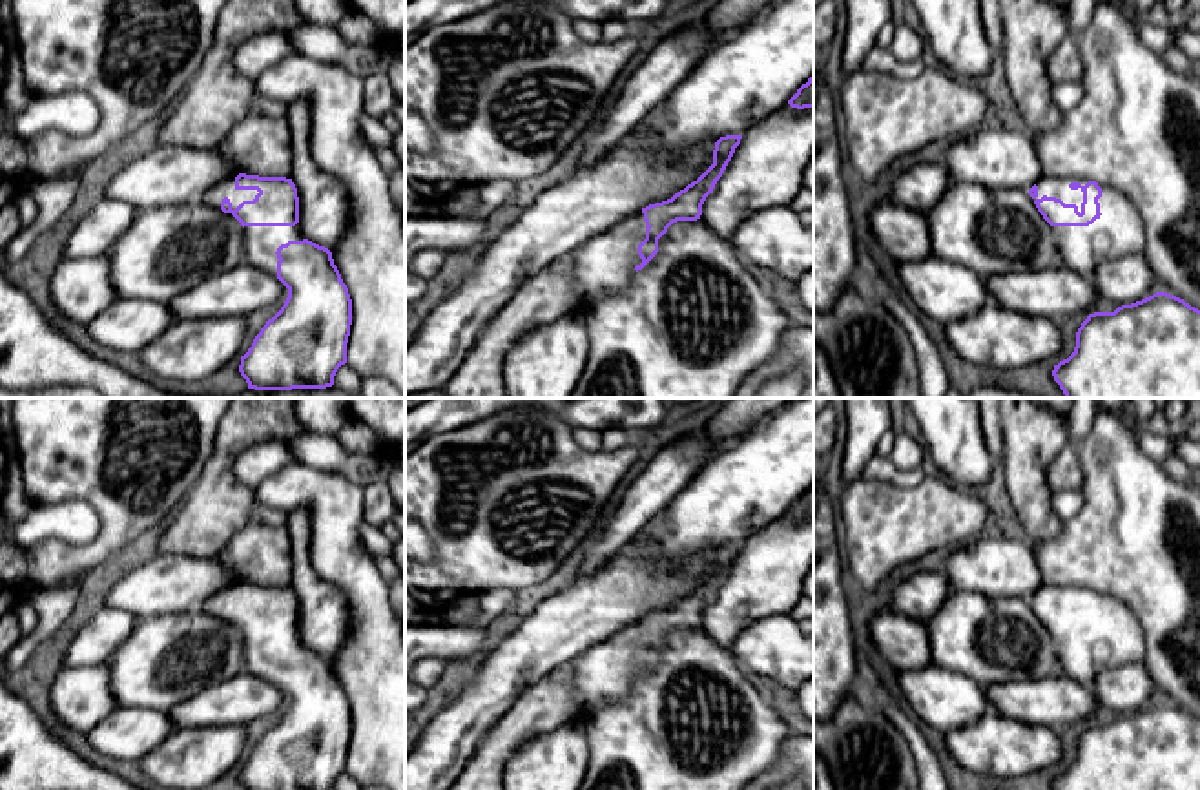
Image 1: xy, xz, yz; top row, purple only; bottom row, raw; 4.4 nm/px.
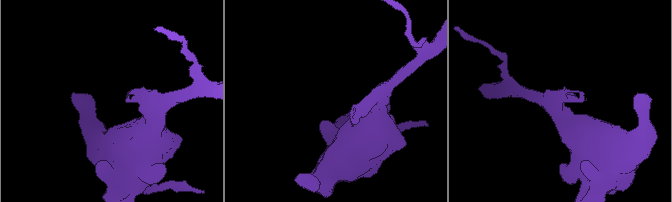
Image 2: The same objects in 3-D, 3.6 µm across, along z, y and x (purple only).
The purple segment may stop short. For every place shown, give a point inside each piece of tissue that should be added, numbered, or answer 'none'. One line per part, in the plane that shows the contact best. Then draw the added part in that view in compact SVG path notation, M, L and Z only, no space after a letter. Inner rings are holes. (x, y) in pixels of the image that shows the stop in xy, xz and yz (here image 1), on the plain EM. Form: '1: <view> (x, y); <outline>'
1: yz (1053, 595); M1041 586L1038 587L1038 606L1056 606L1061 608L1065 613L1076 613L1078 620L1081 622L1083 600L1081 597L1087 593L1087 587L1080 586ZM1032 608L1032 609L1036 609Z

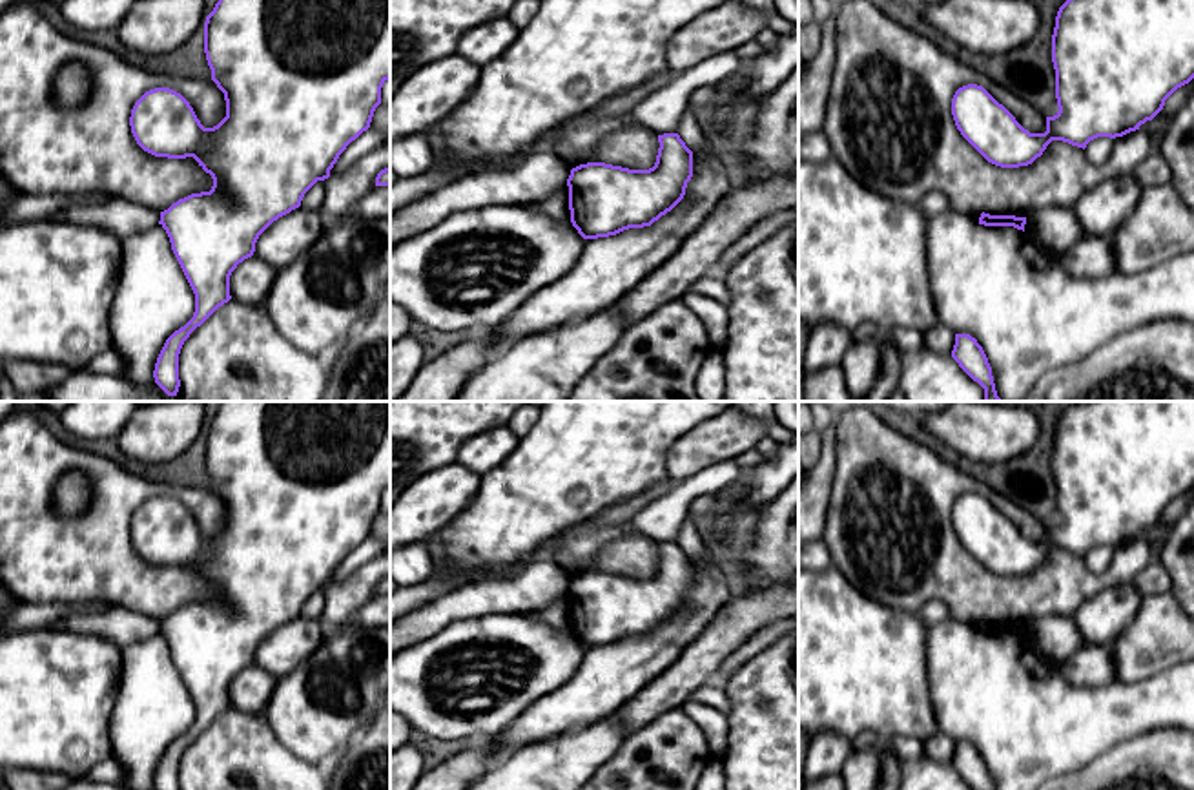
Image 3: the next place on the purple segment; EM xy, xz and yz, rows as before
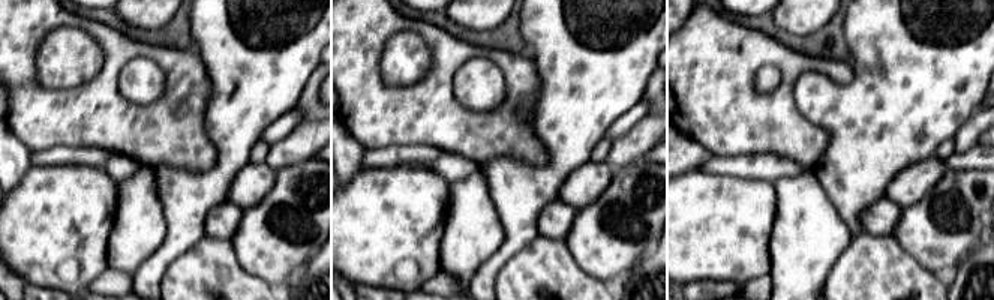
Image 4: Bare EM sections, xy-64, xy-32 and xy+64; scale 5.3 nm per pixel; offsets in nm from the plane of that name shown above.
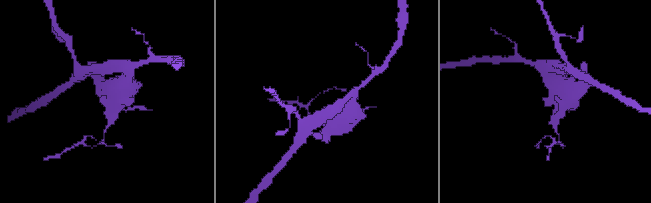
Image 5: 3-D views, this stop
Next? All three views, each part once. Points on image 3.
none

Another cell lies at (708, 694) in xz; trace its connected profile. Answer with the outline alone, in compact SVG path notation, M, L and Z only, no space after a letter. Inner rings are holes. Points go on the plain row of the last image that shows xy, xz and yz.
M711 682L700 686L698 690L693 691L691 701L698 701L704 704L709 704L722 713L729 715L731 712L731 702L727 699L727 693L724 688L716 688Z

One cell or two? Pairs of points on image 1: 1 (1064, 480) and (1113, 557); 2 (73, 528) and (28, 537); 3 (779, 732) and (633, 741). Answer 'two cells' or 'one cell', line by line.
1: two cells
2: one cell
3: one cell

